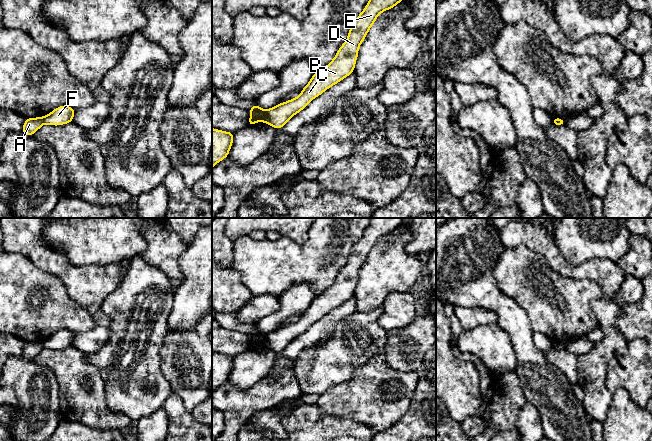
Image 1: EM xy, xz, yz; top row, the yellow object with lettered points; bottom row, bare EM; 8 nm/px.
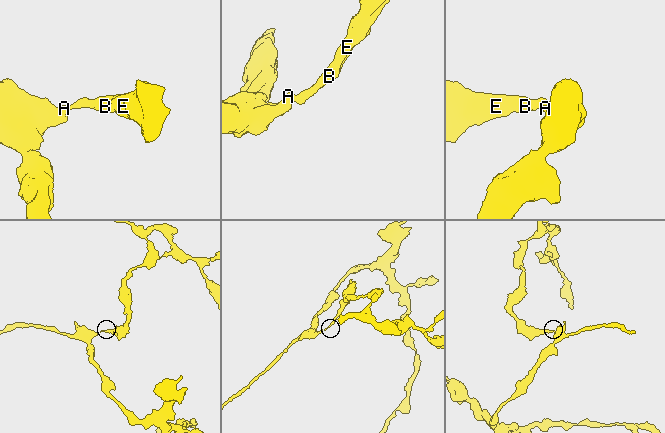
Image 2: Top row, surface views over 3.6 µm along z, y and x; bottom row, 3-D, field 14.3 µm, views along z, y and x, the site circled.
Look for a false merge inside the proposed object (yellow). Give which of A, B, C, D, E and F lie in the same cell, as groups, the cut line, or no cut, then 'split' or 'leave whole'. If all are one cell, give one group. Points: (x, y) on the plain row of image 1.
A / B C D E F | xz (265, 335), (266, 345) | split

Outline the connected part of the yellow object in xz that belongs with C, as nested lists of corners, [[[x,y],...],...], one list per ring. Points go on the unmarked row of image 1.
[[[371,218],[370,224],[360,239],[352,246],[347,264],[338,273],[334,283],[319,296],[314,297],[310,306],[298,321],[273,332],[269,332],[266,347],[276,353],[303,334],[314,322],[354,296],[359,270],[378,239],[395,231],[407,218]]]

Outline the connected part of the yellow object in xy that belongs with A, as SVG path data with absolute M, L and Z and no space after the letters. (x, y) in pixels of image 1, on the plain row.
M37 341L37 342L26 342L22 356L27 359L34 359L35 356L41 352L43 349L43 343L42 341Z

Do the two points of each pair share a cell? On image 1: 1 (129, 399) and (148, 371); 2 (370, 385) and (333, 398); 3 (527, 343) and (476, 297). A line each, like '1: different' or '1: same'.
1: same
2: same
3: same

